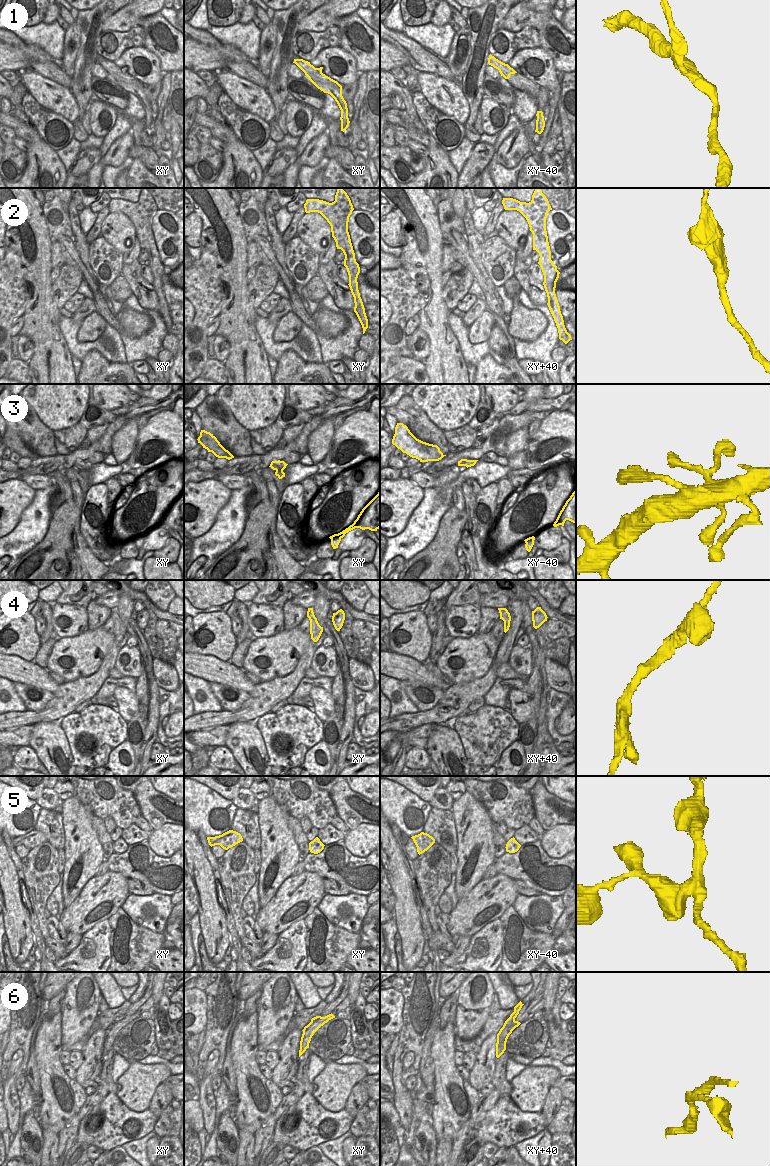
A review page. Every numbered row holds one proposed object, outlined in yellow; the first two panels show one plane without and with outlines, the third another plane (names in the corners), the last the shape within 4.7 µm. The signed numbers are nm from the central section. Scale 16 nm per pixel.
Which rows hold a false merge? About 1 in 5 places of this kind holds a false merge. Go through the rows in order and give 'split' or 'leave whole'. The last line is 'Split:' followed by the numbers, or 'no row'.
1: split
2: leave whole
3: leave whole
4: leave whole
5: leave whole
6: split
Split: 1, 6

